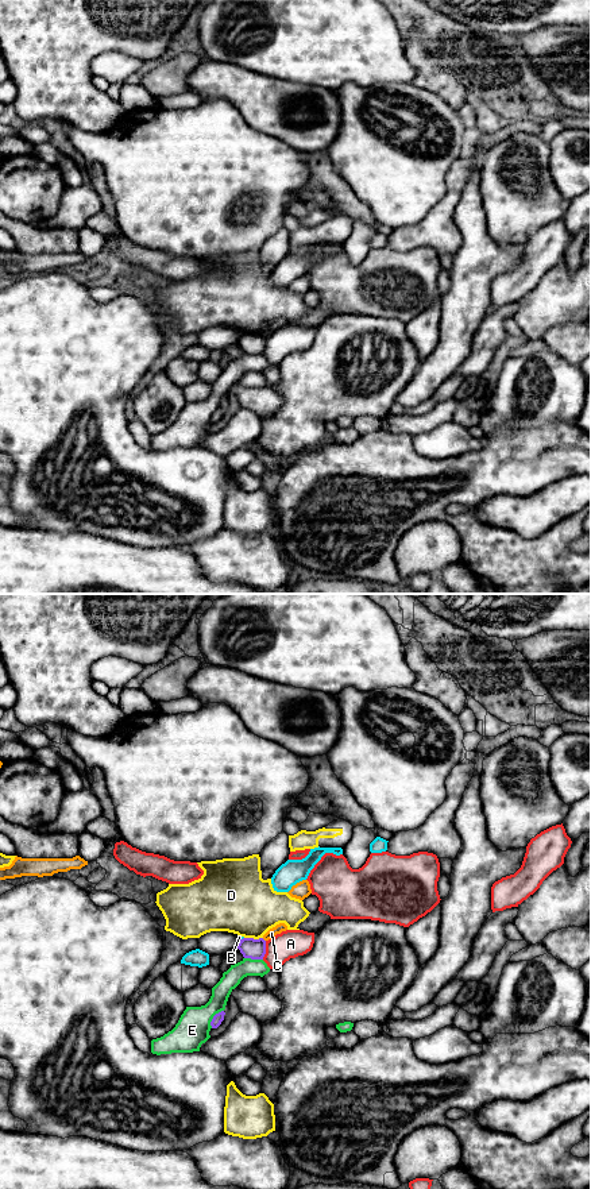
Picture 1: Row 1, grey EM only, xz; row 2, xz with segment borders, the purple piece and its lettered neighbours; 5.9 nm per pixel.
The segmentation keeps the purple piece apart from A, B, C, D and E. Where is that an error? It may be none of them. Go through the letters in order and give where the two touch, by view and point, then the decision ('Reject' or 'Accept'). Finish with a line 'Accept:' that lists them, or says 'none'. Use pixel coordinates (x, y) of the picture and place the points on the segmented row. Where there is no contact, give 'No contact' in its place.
A: Touches purple at xz (265, 950). Reject
B: Touches purple at xz (243, 938). Reject
C: Touches purple at xz (263, 939). Reject
D: Touches purple at xz (252, 938). Reject
E: Touches purple at xz (213, 1018). Reject
Accept: none

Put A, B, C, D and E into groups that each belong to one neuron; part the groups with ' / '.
A / B / C / D / E

